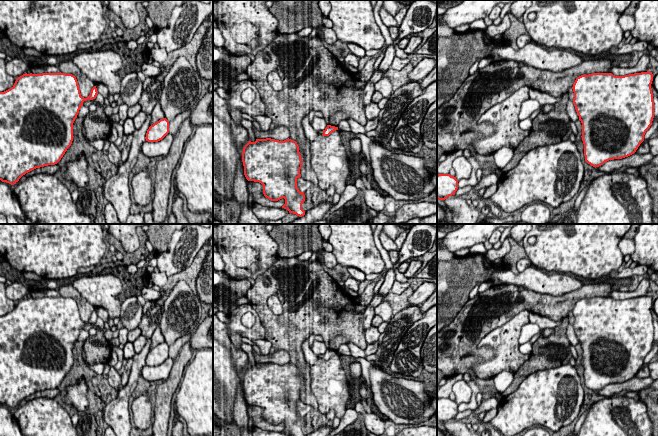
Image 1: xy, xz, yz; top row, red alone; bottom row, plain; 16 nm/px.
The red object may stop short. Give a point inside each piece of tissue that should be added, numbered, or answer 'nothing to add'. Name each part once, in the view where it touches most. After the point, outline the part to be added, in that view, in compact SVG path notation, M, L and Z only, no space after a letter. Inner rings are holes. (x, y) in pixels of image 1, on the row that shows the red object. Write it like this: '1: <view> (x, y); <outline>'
nothing to add

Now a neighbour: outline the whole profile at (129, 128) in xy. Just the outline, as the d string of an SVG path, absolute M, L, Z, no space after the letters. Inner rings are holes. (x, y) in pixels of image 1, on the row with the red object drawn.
M127 117L127 119L124 121L123 128L124 135L128 136L130 134L133 134L133 132L136 130L133 123L133 119Z

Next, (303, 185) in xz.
M301 177L297 178L297 187L300 192L306 192L312 185L310 181L306 181Z

